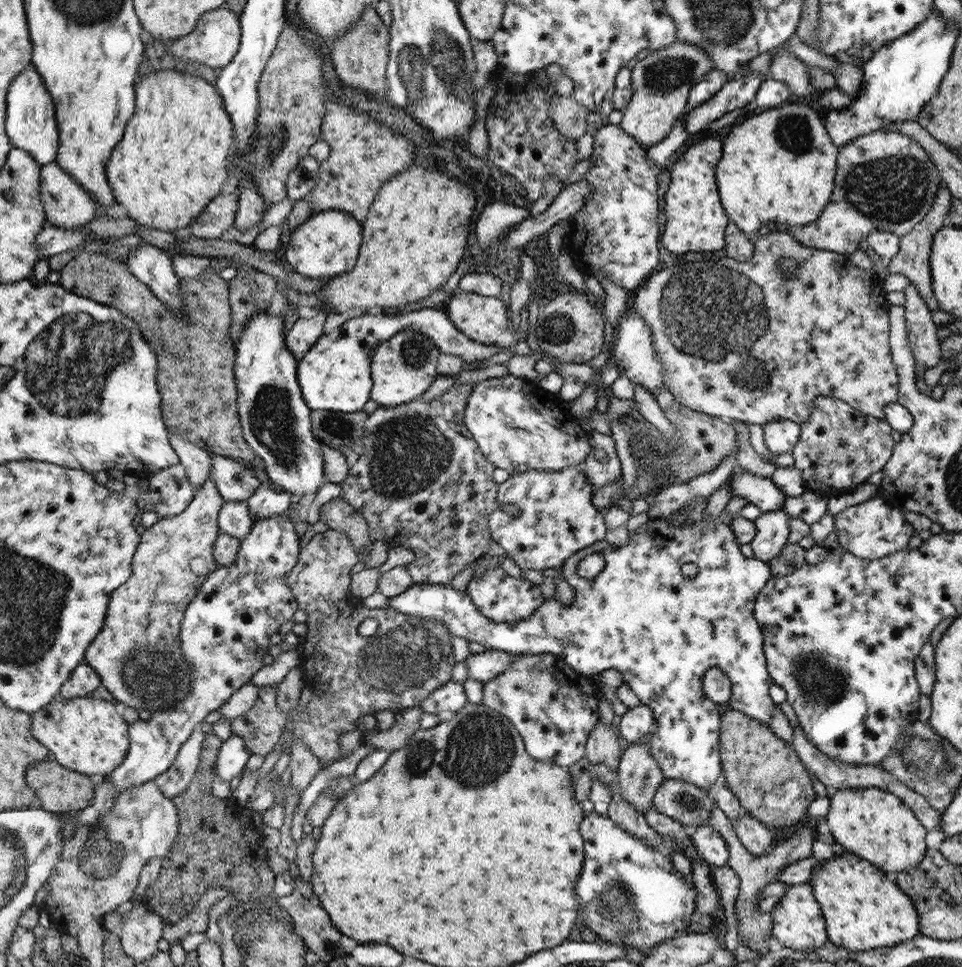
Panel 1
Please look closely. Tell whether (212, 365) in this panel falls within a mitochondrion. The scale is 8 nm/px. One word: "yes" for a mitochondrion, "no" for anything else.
no

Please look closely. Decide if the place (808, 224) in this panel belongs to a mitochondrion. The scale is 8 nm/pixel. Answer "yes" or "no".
no

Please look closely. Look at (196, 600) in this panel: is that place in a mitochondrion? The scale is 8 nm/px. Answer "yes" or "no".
no

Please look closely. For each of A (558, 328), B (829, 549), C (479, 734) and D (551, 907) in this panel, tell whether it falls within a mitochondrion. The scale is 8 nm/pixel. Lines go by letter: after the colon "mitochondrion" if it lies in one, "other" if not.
A: mitochondrion
B: other
C: mitochondrion
D: other

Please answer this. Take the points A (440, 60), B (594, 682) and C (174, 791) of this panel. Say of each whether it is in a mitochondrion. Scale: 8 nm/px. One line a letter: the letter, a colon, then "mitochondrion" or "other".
A: mitochondrion
B: other
C: other

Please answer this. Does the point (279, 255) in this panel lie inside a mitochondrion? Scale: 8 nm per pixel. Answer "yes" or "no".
no

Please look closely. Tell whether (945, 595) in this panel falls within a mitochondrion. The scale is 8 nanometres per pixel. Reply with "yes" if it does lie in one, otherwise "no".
no

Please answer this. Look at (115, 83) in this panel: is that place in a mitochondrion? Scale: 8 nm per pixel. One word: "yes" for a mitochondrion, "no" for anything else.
no

